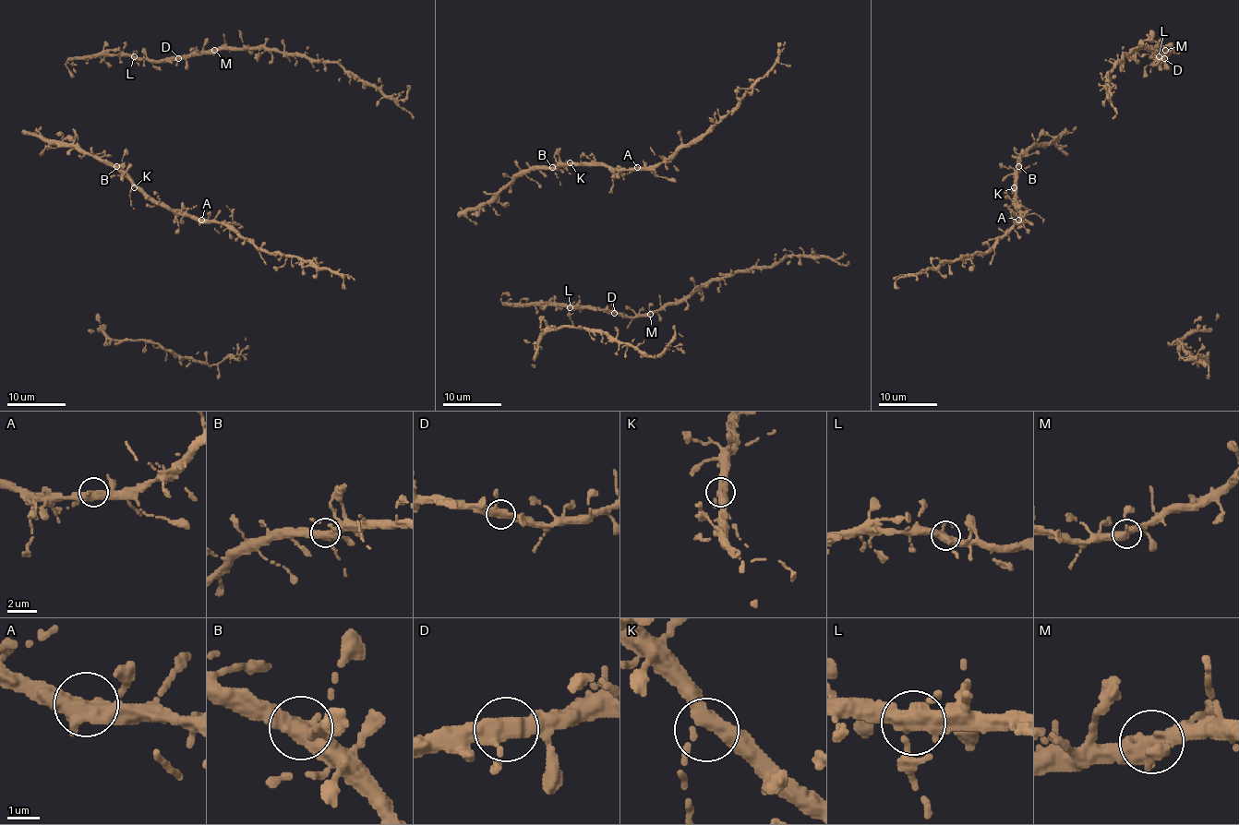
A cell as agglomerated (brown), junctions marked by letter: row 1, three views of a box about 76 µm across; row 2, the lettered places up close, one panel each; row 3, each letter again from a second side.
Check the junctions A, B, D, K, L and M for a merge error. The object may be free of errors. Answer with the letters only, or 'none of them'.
none of them

